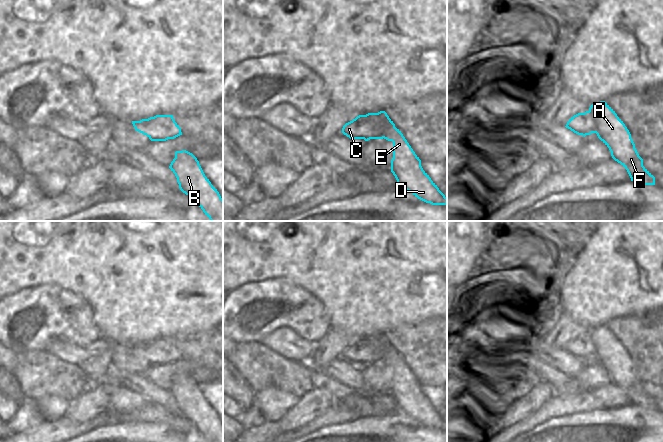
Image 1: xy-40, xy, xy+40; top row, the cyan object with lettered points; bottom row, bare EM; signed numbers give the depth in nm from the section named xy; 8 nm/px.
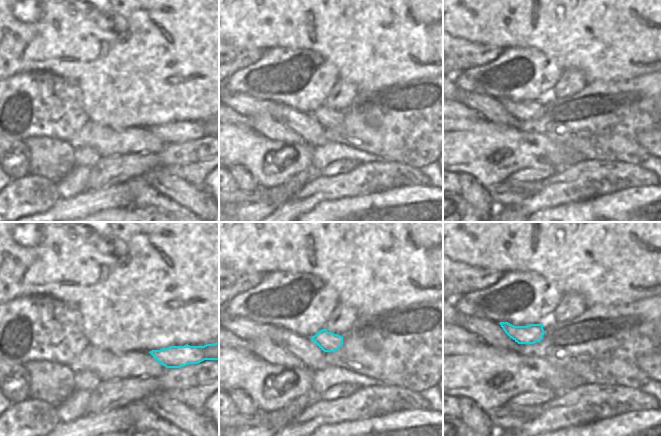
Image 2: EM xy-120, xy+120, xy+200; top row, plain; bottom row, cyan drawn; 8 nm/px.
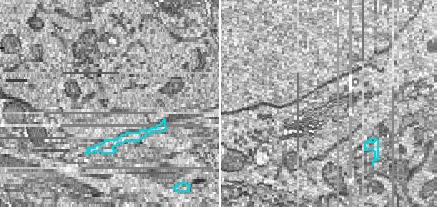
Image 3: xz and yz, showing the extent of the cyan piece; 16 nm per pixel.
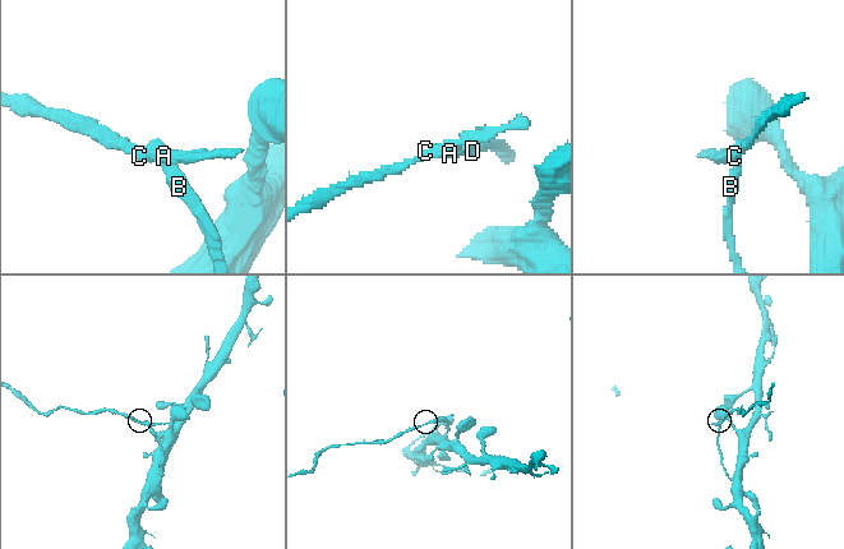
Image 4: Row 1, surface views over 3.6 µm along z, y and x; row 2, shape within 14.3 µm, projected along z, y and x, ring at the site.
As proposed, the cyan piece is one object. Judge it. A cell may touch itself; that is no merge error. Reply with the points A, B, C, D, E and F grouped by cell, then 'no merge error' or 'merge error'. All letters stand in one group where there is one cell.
A B D E F / C; merge error

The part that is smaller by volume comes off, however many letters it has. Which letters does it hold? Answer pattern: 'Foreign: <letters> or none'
Foreign: C

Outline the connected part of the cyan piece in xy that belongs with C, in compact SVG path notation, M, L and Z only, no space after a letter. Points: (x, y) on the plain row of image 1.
M385 335L359 339L352 345L346 347L342 357L352 363L383 363L389 354L395 351L393 345Z

